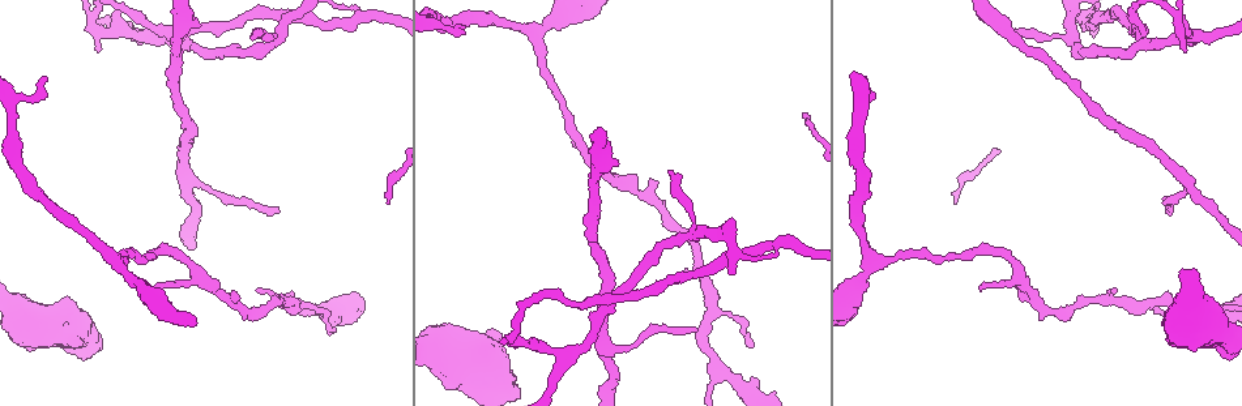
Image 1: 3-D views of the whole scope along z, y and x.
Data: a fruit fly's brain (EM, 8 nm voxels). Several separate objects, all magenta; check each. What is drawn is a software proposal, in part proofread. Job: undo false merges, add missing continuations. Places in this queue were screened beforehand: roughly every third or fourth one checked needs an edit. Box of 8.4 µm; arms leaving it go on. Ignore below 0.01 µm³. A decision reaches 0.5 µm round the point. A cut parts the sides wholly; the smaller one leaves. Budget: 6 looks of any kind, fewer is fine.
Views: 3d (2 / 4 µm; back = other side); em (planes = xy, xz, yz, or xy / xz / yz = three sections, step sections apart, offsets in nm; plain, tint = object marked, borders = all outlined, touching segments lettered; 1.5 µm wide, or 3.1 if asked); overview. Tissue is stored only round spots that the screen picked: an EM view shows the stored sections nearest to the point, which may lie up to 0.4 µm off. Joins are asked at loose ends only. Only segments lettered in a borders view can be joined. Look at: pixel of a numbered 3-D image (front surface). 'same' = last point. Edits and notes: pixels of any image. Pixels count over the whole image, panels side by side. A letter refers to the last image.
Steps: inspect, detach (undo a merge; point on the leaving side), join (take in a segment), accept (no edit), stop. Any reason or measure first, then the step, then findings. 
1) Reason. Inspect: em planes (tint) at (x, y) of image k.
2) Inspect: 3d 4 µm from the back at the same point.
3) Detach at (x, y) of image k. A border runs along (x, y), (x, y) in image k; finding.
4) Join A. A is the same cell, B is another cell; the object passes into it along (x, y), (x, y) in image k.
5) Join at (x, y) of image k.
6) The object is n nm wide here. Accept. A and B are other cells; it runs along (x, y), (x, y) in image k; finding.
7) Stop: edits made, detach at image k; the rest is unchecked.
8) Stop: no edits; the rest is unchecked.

Thin end. Inspect: 3d 2 µm at (1165, 213) of image 1.

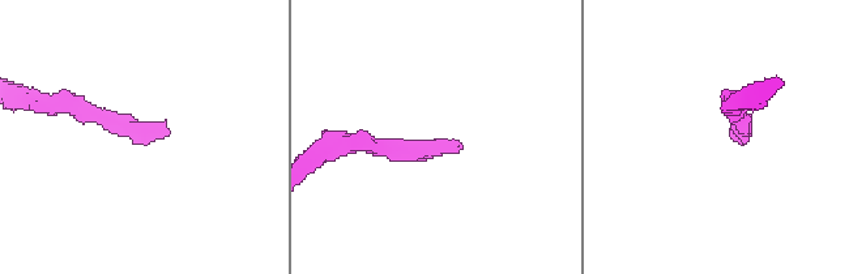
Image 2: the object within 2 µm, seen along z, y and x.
Shape alone is not enough. Inspect: em planes (borders) at (166, 132) of image 2.

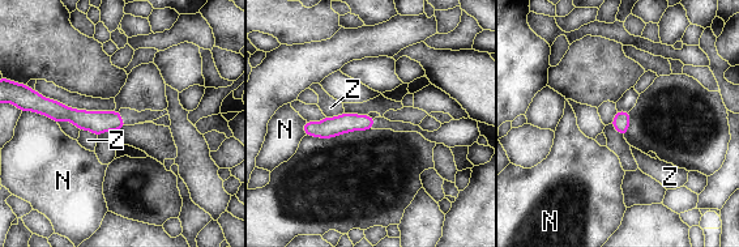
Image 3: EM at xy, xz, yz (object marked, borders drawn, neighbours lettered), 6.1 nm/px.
Accept. N and Z are other cells; a border runs along (344, 111), (333, 116), (325, 116) in image 3; none of them fits.

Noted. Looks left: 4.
Branch point. Inspect: 3d 2 µm at (1019, 280) of image 1.

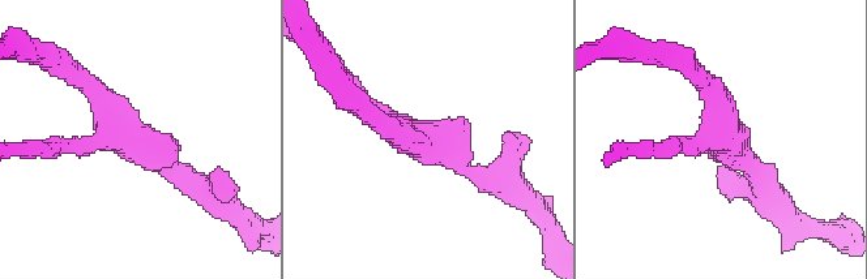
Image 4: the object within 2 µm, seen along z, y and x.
Need the tissue. Inspect: em yz step 8 (tint) at (412, 137) of image 4.

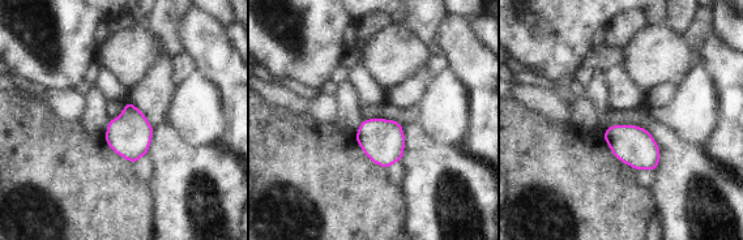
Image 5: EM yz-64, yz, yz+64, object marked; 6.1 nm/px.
Another direction. Inspect: em planes (borders) at the same point.

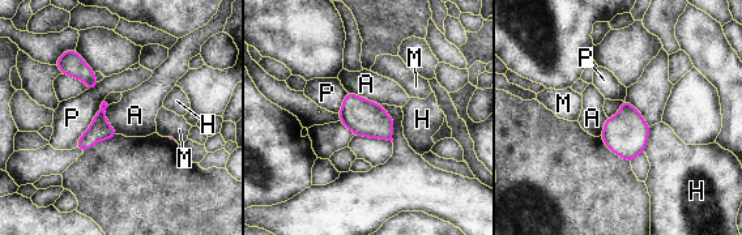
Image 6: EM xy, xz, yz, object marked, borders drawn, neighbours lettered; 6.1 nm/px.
Accept. A, H, M and P are other cells; a border runs along (348, 92), (380, 105) in image 6; one neuron here.

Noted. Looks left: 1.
Stop: no edits; the rest is unchecked.

